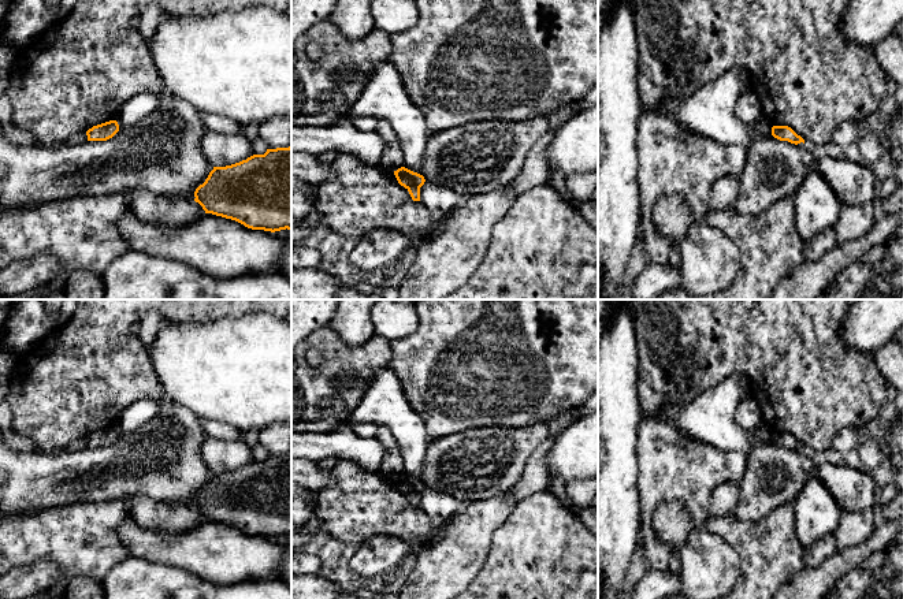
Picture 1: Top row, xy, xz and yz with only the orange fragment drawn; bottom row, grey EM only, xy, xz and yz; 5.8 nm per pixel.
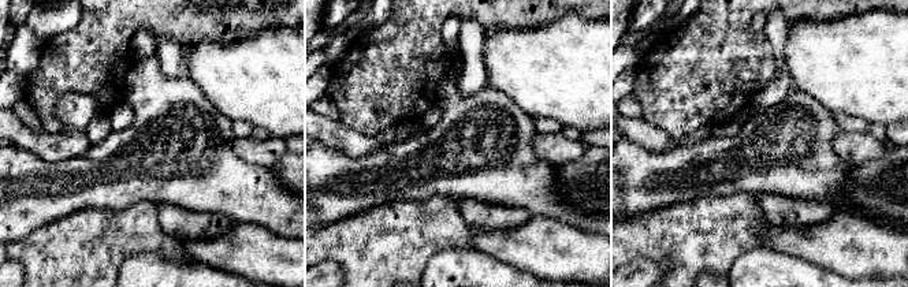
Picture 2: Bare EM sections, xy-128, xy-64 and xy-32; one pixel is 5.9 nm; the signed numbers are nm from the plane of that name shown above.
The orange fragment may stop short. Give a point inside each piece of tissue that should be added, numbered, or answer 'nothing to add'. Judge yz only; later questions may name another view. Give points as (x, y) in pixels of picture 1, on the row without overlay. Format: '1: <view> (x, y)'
nothing to add

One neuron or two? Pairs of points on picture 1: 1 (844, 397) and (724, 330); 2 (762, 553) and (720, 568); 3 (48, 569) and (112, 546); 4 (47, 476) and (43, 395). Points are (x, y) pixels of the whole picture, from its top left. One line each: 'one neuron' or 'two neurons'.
1: one neuron
2: two neurons
3: two neurons
4: two neurons

